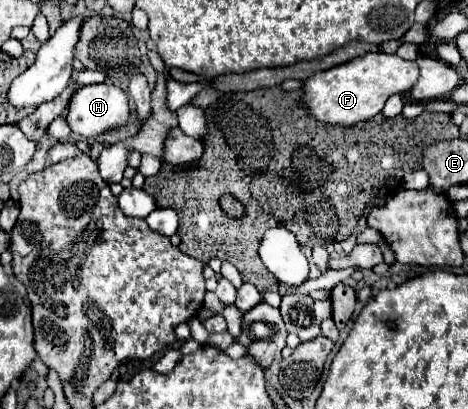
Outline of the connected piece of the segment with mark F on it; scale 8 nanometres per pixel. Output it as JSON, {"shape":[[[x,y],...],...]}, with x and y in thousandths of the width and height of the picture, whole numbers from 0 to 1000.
{"shape":[[[784,127],[780,137],[754,142],[750,152],[677,176],[647,196],[643,259],[686,298],[759,308],[810,279],[835,230],[870,225],[891,200],[891,186],[895,166],[887,152],[857,147],[848,132]]]}

